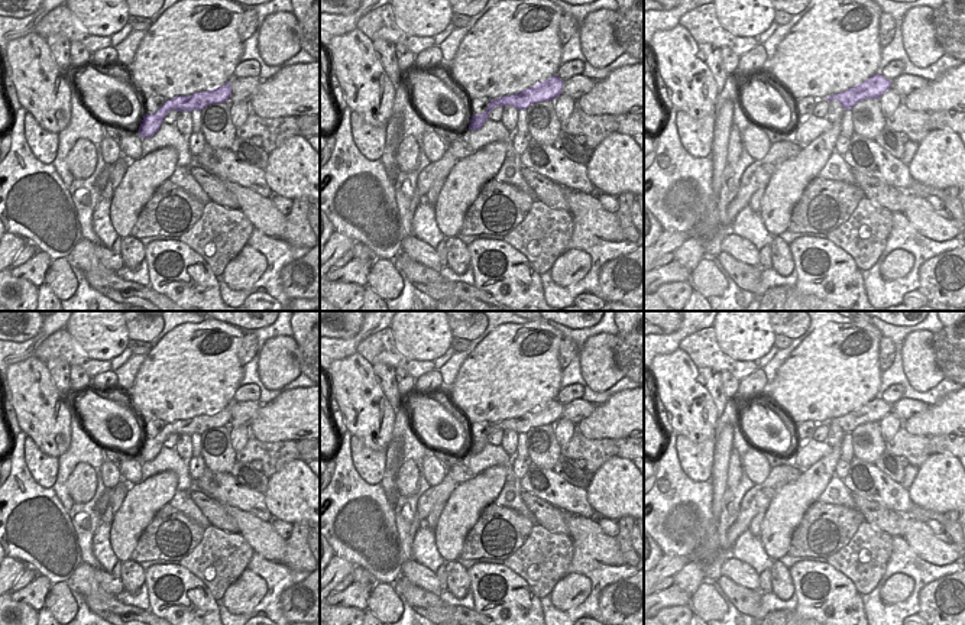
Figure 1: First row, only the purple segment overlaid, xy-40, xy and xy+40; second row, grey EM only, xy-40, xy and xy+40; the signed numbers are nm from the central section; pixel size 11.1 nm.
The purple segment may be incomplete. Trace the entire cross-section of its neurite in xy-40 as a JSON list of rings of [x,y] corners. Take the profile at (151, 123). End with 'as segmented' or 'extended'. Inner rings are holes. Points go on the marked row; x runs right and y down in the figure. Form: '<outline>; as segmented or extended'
[[[227,81],[224,85],[211,91],[200,91],[191,95],[179,95],[172,100],[165,100],[163,106],[156,113],[143,116],[143,120],[139,126],[139,136],[140,137],[153,136],[159,130],[163,117],[171,110],[201,111],[207,106],[229,101],[230,95],[231,95],[231,87],[230,87],[230,81]]]; as segmented

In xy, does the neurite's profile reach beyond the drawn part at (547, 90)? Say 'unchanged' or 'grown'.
unchanged

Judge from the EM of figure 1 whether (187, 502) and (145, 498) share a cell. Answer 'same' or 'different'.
different

